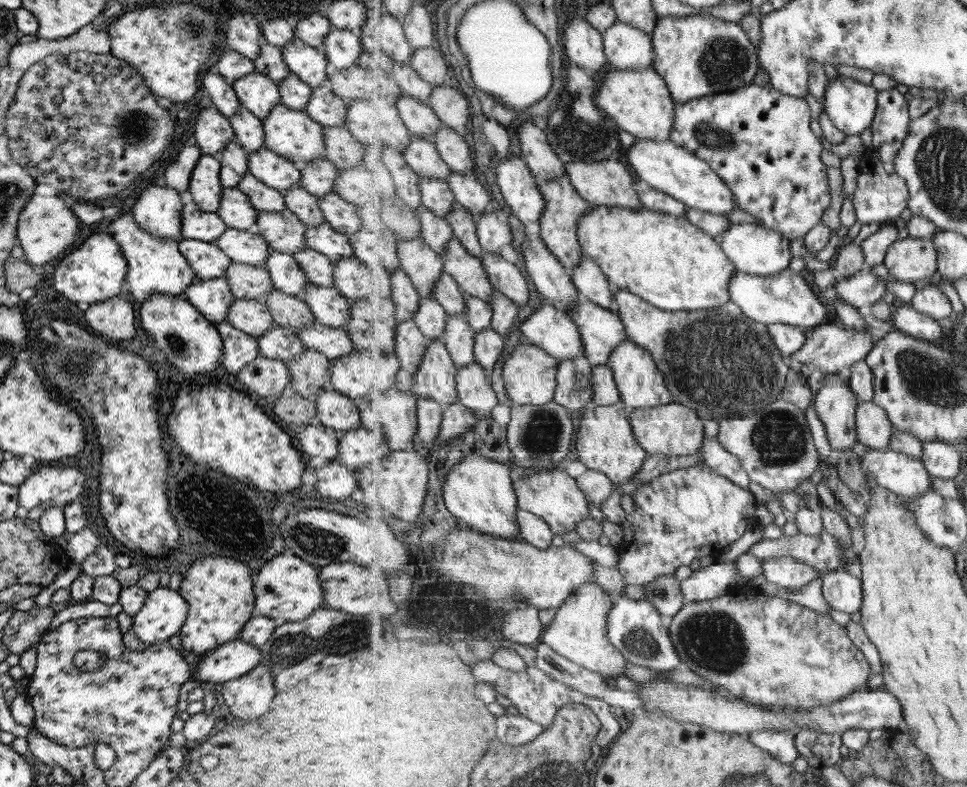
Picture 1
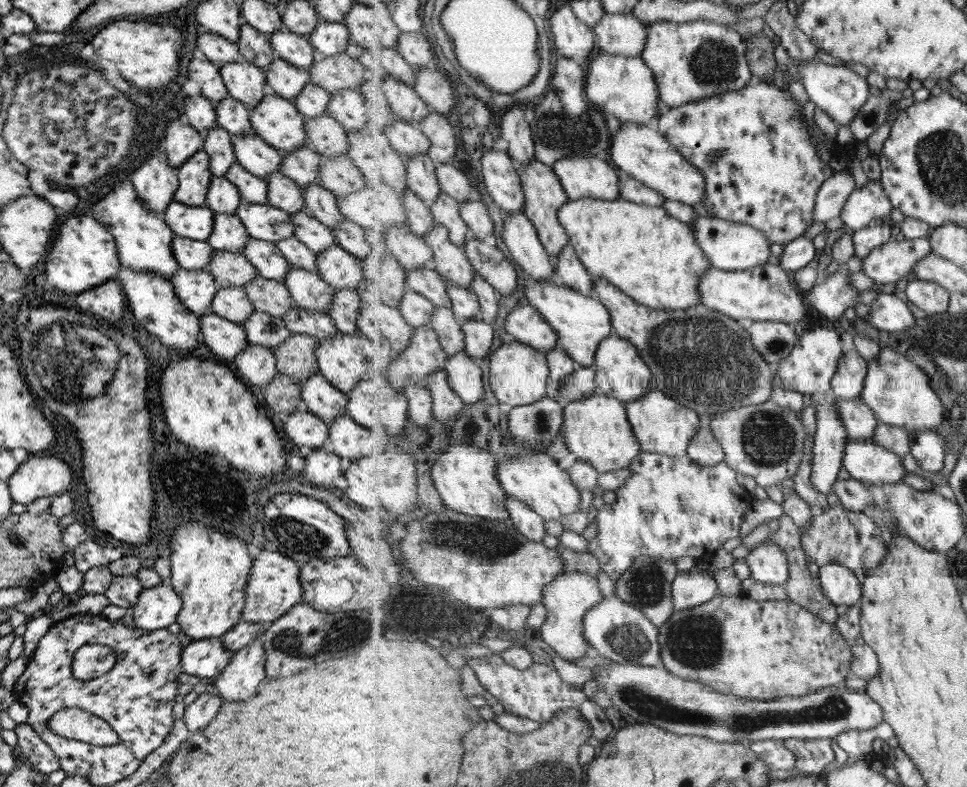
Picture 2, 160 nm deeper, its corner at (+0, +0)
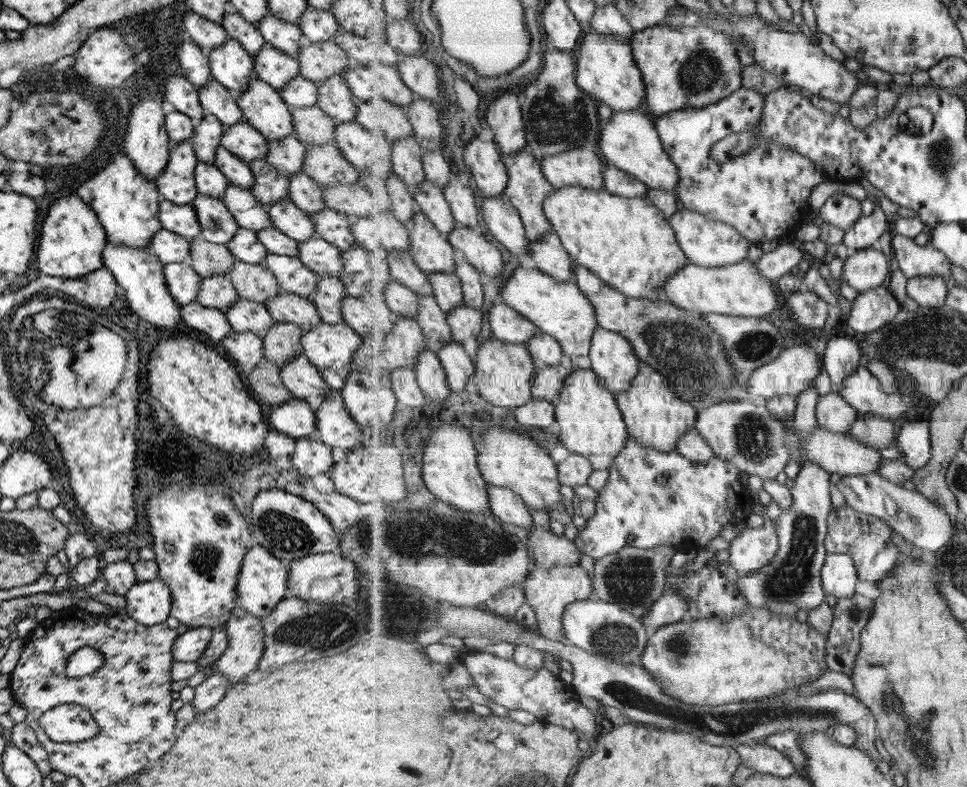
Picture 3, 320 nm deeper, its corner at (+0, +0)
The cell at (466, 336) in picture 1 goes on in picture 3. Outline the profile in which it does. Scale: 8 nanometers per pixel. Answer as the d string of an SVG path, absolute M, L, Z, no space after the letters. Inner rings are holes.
M420 296L420 298L421 306L415 320L423 329L427 348L438 354L449 342L454 341L453 332L447 323L448 314L439 307L434 296Z

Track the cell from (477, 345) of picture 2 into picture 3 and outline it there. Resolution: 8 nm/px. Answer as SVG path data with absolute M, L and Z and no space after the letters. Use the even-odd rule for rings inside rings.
M468 305L459 306L449 312L447 323L453 332L454 341L463 343L468 338L476 338L483 328L484 311L471 308Z

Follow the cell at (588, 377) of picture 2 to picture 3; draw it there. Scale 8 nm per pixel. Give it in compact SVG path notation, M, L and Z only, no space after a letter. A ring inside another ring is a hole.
M567 357L559 365L537 367L532 380L532 395L535 399L548 400L558 405L559 393L564 387L565 379L574 369L572 361Z

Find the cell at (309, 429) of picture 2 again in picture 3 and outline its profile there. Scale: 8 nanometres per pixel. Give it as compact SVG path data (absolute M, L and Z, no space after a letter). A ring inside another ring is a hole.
M289 397L272 407L266 423L269 429L286 434L292 439L315 435L315 413L307 401Z

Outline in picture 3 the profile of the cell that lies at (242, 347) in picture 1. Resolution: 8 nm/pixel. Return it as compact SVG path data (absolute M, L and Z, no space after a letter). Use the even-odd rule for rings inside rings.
M189 302L181 306L181 320L194 330L203 332L213 342L221 342L229 336L230 324L222 312L213 308L203 308L197 302Z

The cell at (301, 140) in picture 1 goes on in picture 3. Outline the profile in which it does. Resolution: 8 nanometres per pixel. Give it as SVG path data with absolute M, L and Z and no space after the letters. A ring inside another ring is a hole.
M253 72L249 75L247 86L239 94L235 94L235 98L243 120L267 141L293 134L290 109L285 107L278 91L271 88L269 83L259 80Z

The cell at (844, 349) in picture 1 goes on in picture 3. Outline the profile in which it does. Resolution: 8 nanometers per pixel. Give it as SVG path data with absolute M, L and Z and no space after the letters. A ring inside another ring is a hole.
M801 344L795 348L785 350L781 356L778 356L773 362L757 368L746 384L746 392L750 396L749 399L756 402L766 403L775 396L791 395L799 396L809 387L815 387L815 378L821 374L821 367L824 368L824 355L819 356L819 352L815 351L814 344Z

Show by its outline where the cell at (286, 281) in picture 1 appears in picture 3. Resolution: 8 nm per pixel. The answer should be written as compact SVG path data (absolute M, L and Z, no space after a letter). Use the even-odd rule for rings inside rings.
M241 227L224 245L235 260L249 264L263 264L263 257L267 254L265 247L256 239L256 233Z

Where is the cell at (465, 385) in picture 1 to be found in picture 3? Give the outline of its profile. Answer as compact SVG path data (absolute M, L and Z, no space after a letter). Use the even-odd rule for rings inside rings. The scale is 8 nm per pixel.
M453 341L449 342L438 356L448 376L448 387L453 391L464 391L476 371L476 364L469 360L467 350L461 343Z

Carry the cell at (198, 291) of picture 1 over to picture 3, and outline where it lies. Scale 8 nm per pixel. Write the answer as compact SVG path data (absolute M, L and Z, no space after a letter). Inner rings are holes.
M188 261L164 264L162 270L167 293L177 305L185 306L191 301L195 302L201 277L191 269Z

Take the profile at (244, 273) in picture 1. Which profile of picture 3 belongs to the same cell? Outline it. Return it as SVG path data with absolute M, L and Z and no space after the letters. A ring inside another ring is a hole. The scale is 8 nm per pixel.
M199 236L189 239L187 261L199 277L227 276L234 256L225 245L213 244Z

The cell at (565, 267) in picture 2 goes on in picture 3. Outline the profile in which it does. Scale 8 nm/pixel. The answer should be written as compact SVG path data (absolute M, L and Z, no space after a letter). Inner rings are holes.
M555 230L545 233L542 241L531 242L530 258L544 274L559 281L575 282L574 261Z

